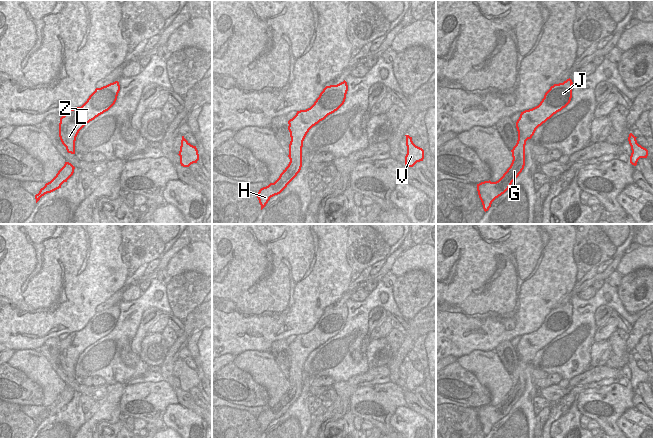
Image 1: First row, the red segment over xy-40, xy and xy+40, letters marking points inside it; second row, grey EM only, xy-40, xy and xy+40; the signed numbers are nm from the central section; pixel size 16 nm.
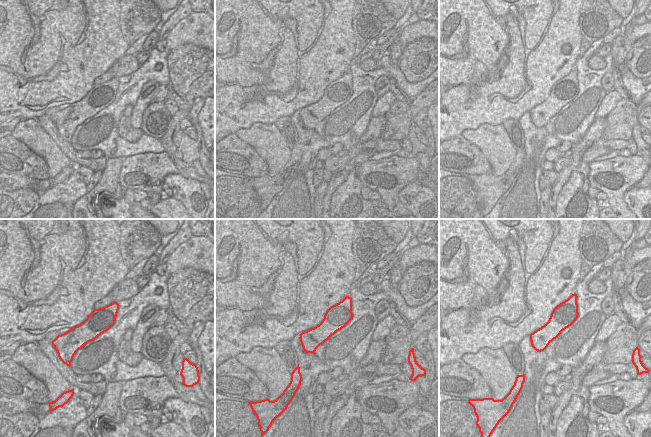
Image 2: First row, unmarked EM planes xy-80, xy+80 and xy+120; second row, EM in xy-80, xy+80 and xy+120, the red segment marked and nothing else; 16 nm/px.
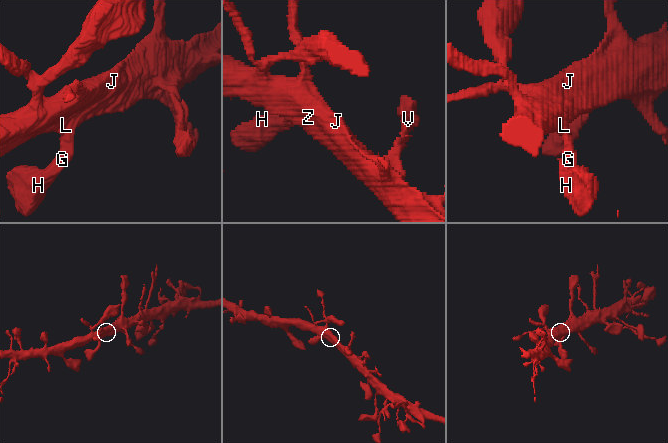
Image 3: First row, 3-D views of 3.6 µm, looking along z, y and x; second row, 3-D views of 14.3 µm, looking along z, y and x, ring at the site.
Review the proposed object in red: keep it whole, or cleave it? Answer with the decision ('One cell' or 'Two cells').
One cell

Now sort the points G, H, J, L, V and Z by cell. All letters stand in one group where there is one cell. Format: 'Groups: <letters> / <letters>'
Groups: G H J L V Z

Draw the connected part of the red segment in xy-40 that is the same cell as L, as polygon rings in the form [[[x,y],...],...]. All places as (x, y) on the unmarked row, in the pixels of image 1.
[[[118,305],[96,312],[81,331],[70,333],[60,342],[59,361],[68,377],[75,378],[75,365],[79,355],[108,335],[115,328],[119,315]]]

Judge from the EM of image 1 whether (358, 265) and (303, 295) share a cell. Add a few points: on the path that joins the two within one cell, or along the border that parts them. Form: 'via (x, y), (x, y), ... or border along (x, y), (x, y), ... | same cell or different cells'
border along (346, 245), (346, 261), (351, 268), (352, 280) | different cells

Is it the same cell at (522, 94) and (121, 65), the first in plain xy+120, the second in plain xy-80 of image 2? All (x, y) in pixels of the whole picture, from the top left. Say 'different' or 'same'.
different

